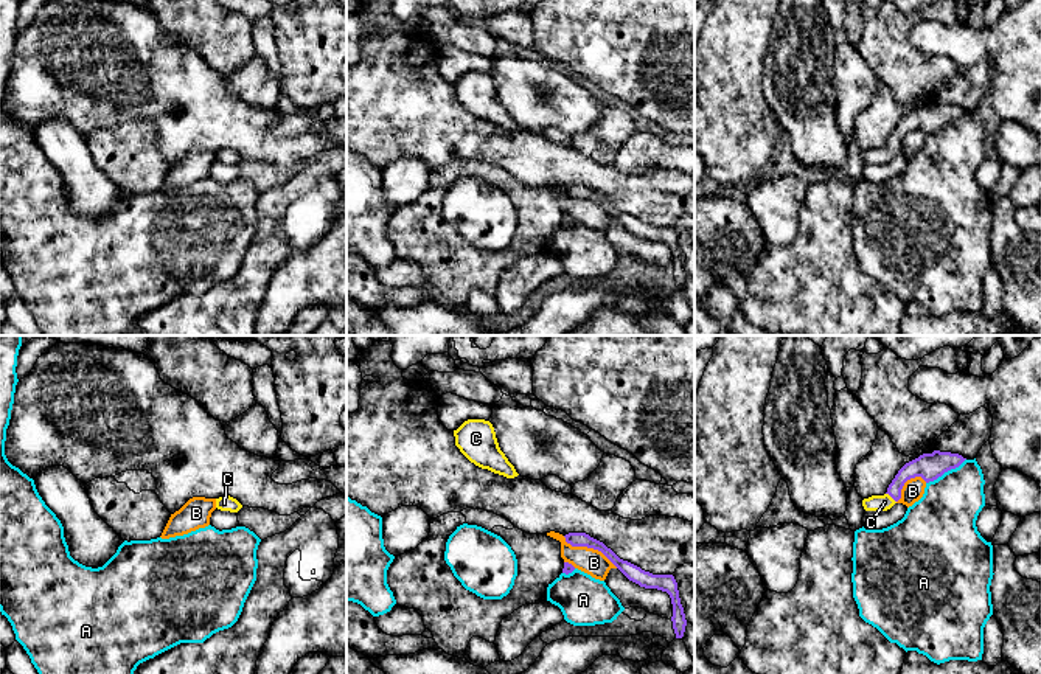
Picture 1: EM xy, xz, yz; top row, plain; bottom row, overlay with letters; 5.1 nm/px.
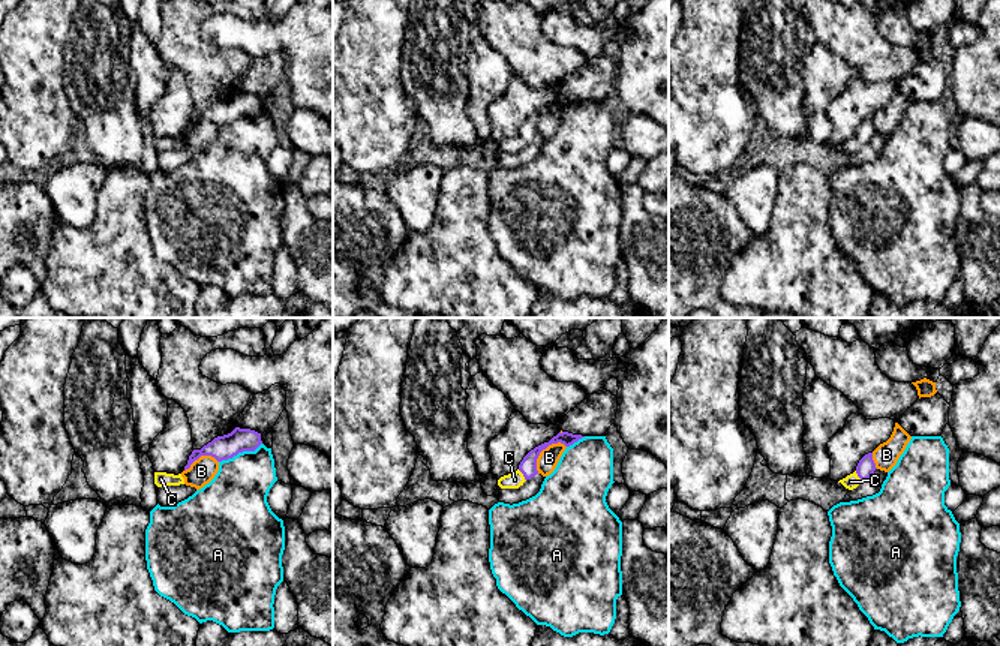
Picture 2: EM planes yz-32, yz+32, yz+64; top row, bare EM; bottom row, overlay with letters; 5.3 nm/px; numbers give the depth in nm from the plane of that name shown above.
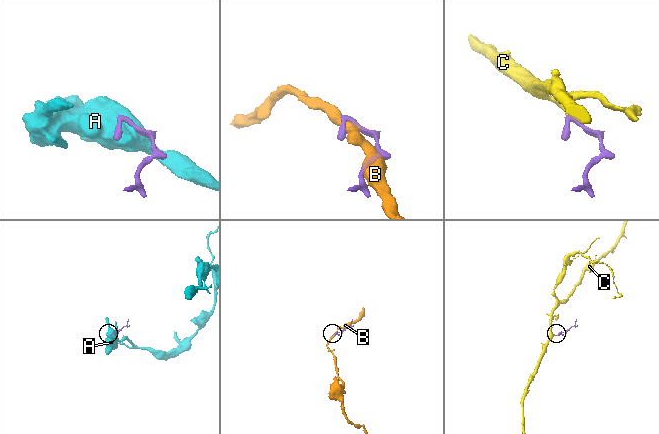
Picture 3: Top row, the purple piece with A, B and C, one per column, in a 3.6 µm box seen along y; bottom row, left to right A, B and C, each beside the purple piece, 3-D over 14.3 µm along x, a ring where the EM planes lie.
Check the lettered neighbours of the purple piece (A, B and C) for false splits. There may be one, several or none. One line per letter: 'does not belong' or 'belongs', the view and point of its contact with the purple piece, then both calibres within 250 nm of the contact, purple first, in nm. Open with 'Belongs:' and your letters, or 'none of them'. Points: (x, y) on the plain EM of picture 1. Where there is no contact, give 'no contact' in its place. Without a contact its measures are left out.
Belongs: C
A: does not belong | yz (945, 123) | 140/320 nm
B: does not belong | xz (589, 199) | 80/140 nm
C: belongs | yz (891, 148) | 140/80 nm

